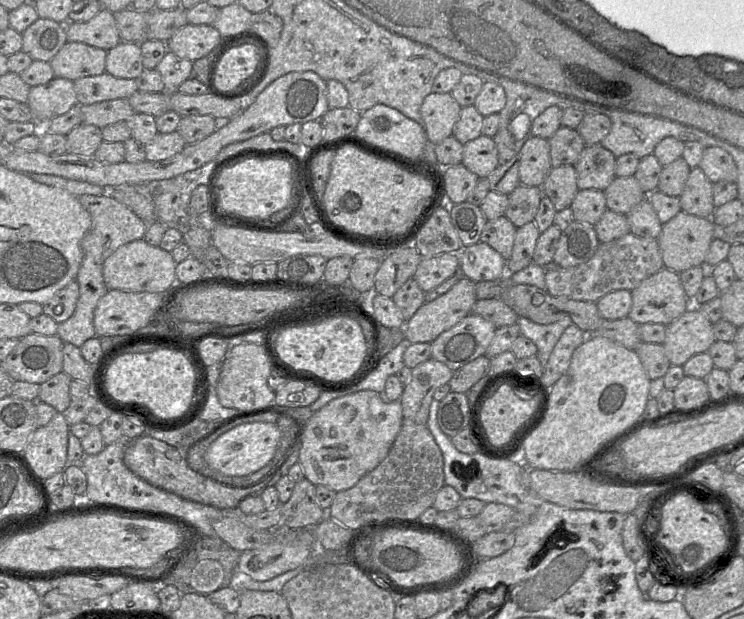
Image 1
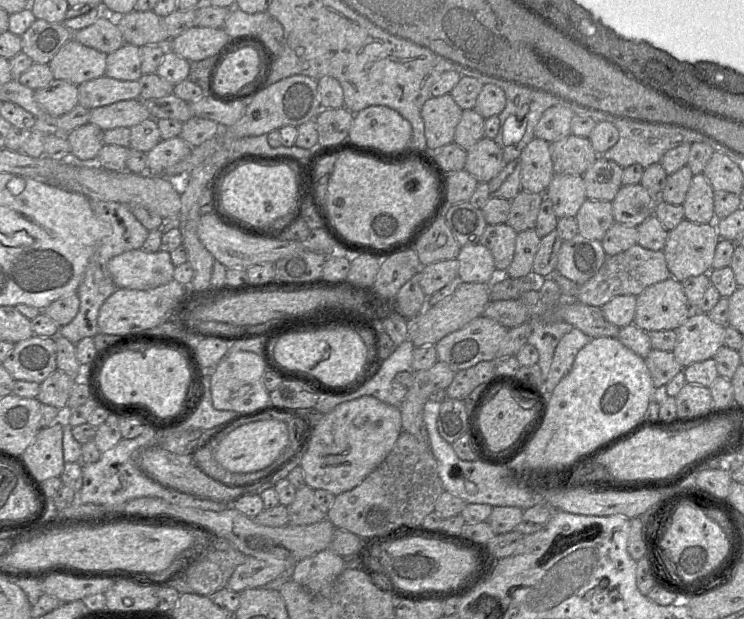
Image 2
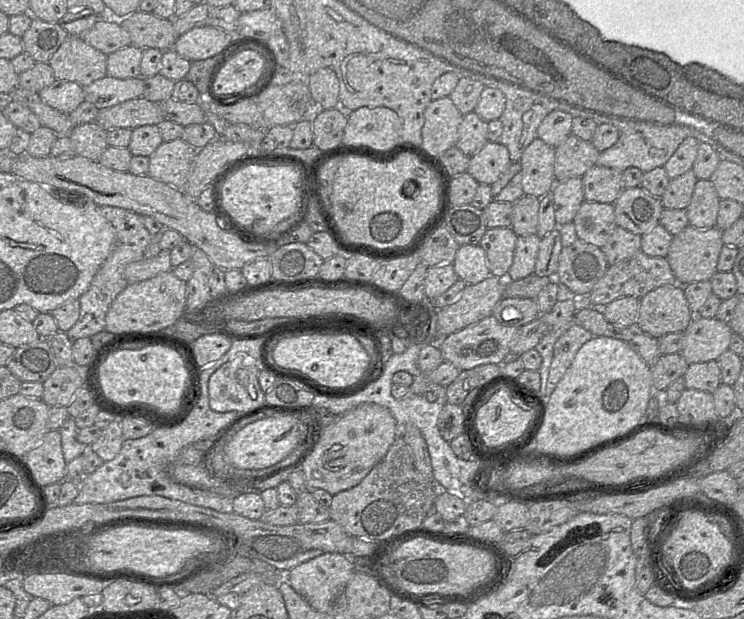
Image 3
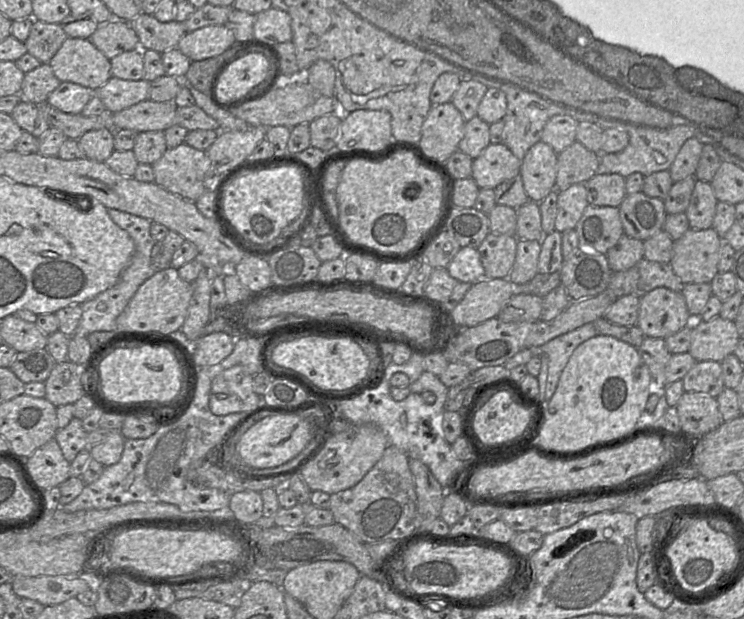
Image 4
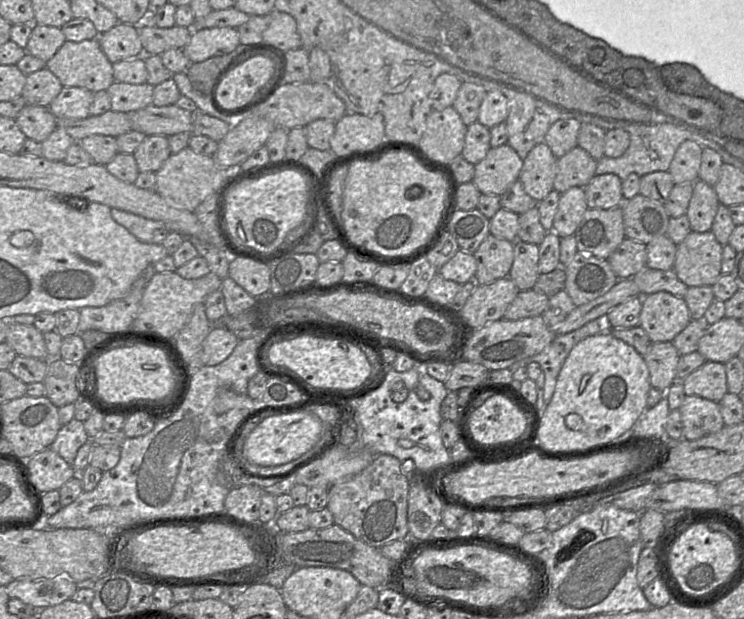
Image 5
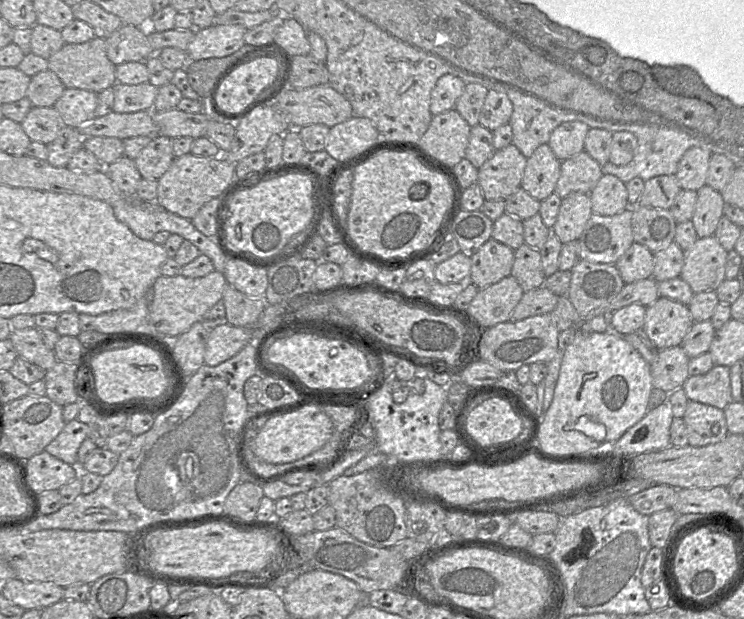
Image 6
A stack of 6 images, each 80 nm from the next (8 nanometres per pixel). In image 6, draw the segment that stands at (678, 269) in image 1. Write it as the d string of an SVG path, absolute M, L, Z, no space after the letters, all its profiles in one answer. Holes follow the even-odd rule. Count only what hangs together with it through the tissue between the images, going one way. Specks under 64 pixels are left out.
M714 235L697 237L696 241L684 250L681 278L690 286L693 293L717 290L726 279L727 253Z

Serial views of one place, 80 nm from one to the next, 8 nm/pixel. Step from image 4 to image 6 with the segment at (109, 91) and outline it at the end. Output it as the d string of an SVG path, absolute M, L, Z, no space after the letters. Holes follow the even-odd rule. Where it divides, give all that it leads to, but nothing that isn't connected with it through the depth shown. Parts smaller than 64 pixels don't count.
M150 82L142 84L115 83L114 111L118 113L134 113L154 108L158 87Z

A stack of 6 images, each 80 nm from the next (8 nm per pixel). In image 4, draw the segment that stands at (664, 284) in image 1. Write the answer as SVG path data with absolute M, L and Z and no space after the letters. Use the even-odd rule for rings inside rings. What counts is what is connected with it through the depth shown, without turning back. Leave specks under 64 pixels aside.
M658 287L640 298L637 326L645 337L666 339L694 321L682 292Z

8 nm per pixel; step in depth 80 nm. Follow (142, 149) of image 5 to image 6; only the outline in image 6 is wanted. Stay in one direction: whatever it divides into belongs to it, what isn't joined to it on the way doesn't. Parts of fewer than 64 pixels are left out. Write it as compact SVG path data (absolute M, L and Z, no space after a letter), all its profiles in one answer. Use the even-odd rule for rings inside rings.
M165 135L154 136L140 152L135 164L142 178L159 180L168 170L175 159L173 139Z

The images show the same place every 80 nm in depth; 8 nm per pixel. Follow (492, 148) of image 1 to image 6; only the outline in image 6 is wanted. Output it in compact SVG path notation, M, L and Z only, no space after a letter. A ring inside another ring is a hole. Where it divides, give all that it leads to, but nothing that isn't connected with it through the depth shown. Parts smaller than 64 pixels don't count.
M509 144L495 150L492 156L478 168L477 184L485 200L506 200L520 187L527 158Z

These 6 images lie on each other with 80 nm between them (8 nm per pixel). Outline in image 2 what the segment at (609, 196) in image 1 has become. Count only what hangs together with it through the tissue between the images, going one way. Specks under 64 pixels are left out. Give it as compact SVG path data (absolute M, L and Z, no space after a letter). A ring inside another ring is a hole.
M640 183L623 185L612 200L614 221L638 227L649 216L655 214L658 198Z

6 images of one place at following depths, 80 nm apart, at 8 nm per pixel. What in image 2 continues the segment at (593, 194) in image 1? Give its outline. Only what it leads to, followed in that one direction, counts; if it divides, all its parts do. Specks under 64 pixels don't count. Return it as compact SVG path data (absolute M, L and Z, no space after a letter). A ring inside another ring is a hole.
M586 199L575 219L579 234L588 239L602 241L608 229L615 222L612 203Z

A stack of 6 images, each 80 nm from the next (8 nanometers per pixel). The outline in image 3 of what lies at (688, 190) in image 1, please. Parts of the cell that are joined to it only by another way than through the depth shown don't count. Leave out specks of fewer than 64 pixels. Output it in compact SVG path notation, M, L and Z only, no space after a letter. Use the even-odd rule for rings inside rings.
M697 179L686 207L688 222L698 229L716 226L720 198L710 179Z

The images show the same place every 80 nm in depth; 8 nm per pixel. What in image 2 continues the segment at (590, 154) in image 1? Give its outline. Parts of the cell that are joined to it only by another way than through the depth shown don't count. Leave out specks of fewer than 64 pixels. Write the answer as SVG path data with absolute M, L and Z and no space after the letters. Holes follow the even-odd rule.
M598 156L582 175L586 198L612 202L623 186L623 170L616 162Z

